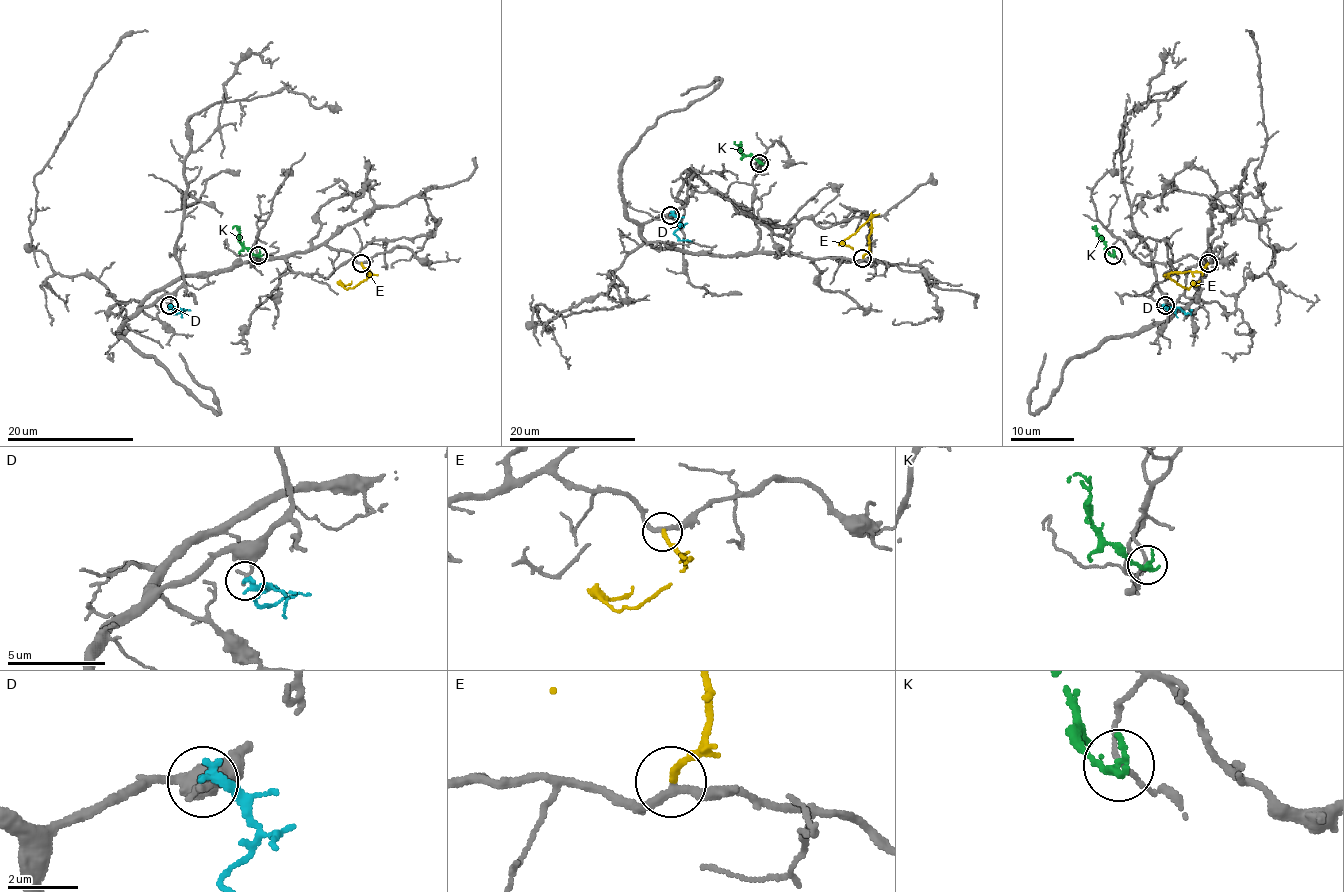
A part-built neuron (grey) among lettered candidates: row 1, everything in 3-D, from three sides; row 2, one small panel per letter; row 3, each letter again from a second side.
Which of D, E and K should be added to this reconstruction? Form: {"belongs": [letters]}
{"belongs": ["E"]}

